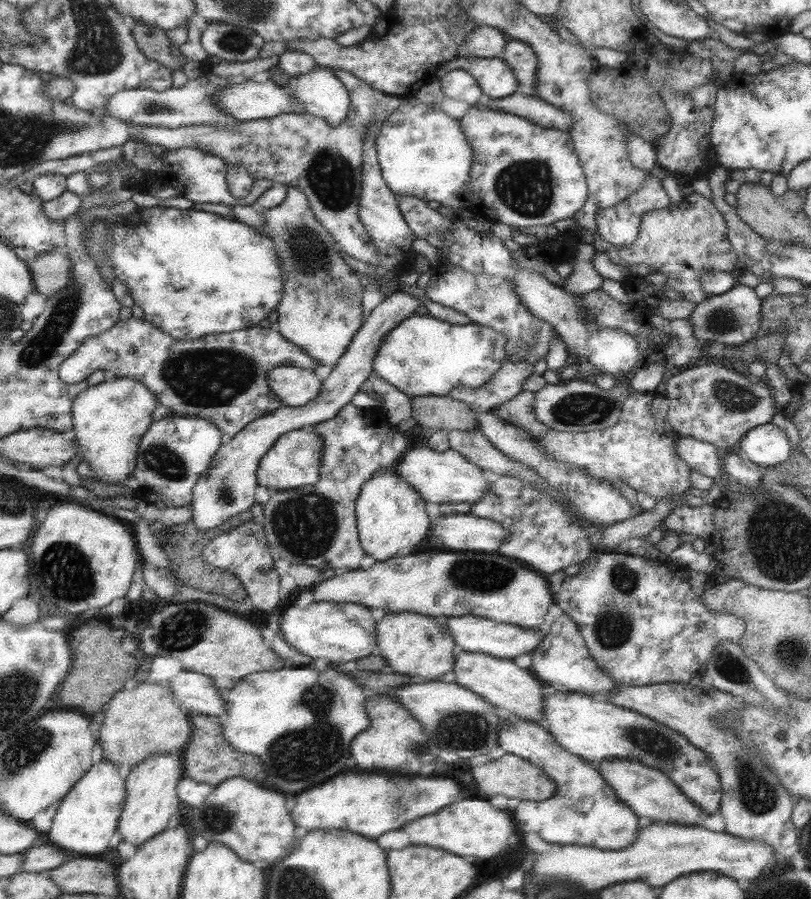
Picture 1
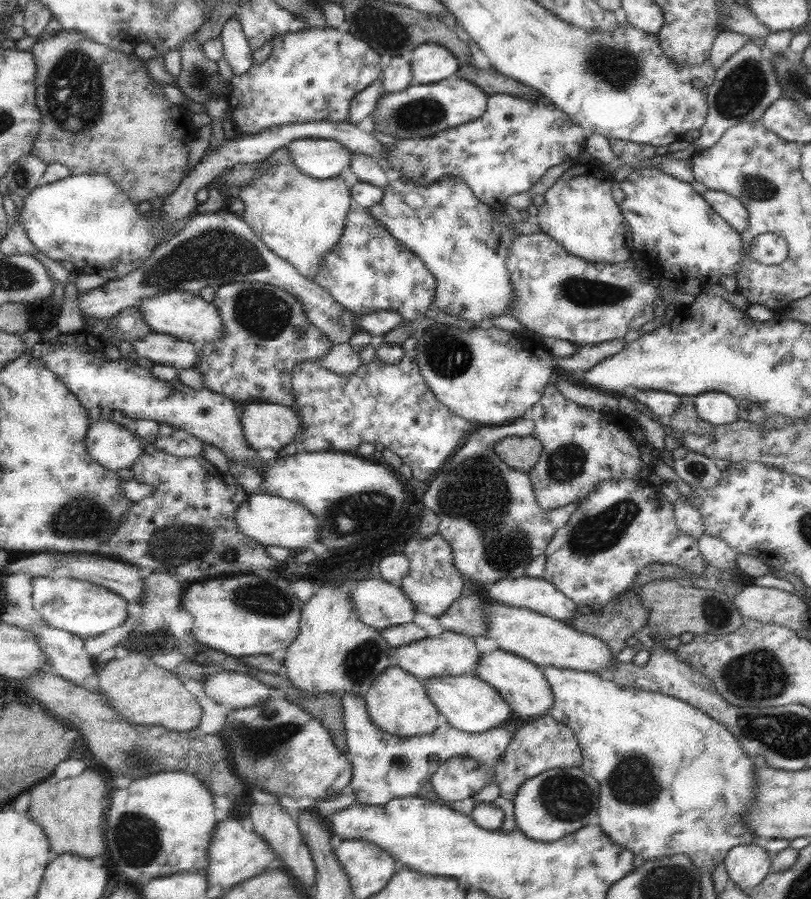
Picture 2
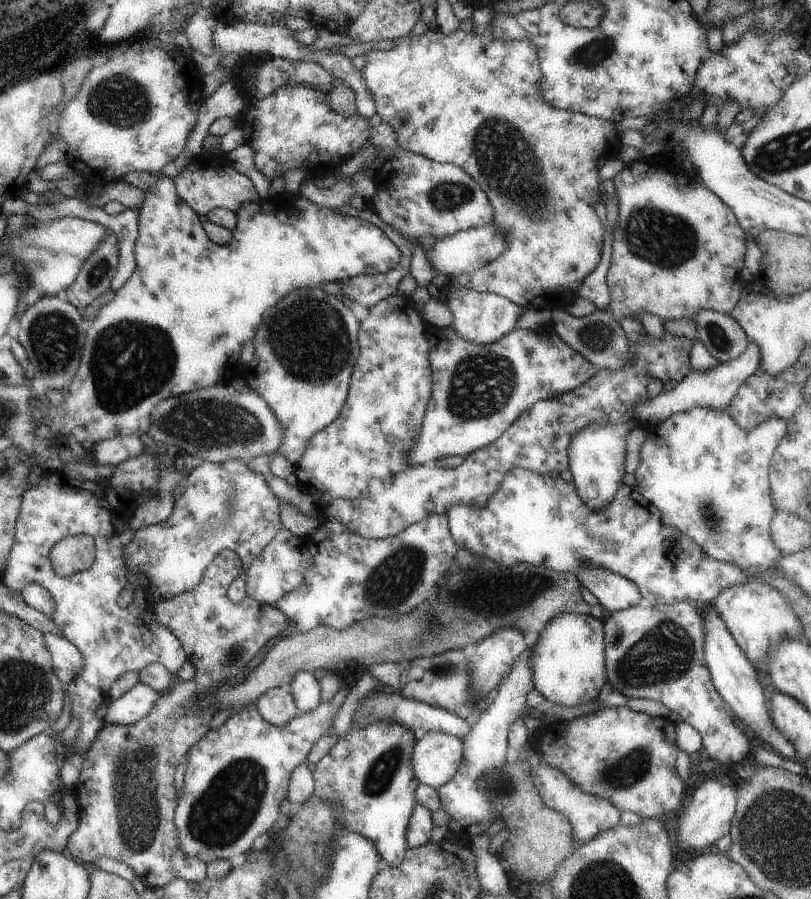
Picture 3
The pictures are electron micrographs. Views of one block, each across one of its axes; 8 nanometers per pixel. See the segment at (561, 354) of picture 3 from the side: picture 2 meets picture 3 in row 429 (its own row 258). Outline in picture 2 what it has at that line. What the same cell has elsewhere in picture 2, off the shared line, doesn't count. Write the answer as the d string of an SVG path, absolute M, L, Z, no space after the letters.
M393 174L387 180L383 202L371 206L369 214L429 268L435 280L431 308L471 324L509 314L515 292L507 272L507 258L513 240L521 234L499 222L493 214L495 208L479 202L459 176L443 176L429 186L417 186Z

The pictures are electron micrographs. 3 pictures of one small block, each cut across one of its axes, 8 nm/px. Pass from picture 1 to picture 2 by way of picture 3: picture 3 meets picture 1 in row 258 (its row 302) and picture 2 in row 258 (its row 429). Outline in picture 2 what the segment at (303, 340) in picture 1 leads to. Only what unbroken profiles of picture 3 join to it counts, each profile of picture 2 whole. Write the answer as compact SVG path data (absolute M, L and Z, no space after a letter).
M283 162L279 166L271 166L261 178L253 180L247 186L241 186L235 192L235 198L243 202L243 216L239 216L253 232L255 236L279 258L283 258L289 266L295 268L295 272L301 278L313 280L317 272L321 270L321 262L325 262L325 256L333 252L333 248L339 244L339 238L345 228L345 218L351 208L351 192L343 184L343 178L329 178L329 180L315 180L305 176L293 162Z

